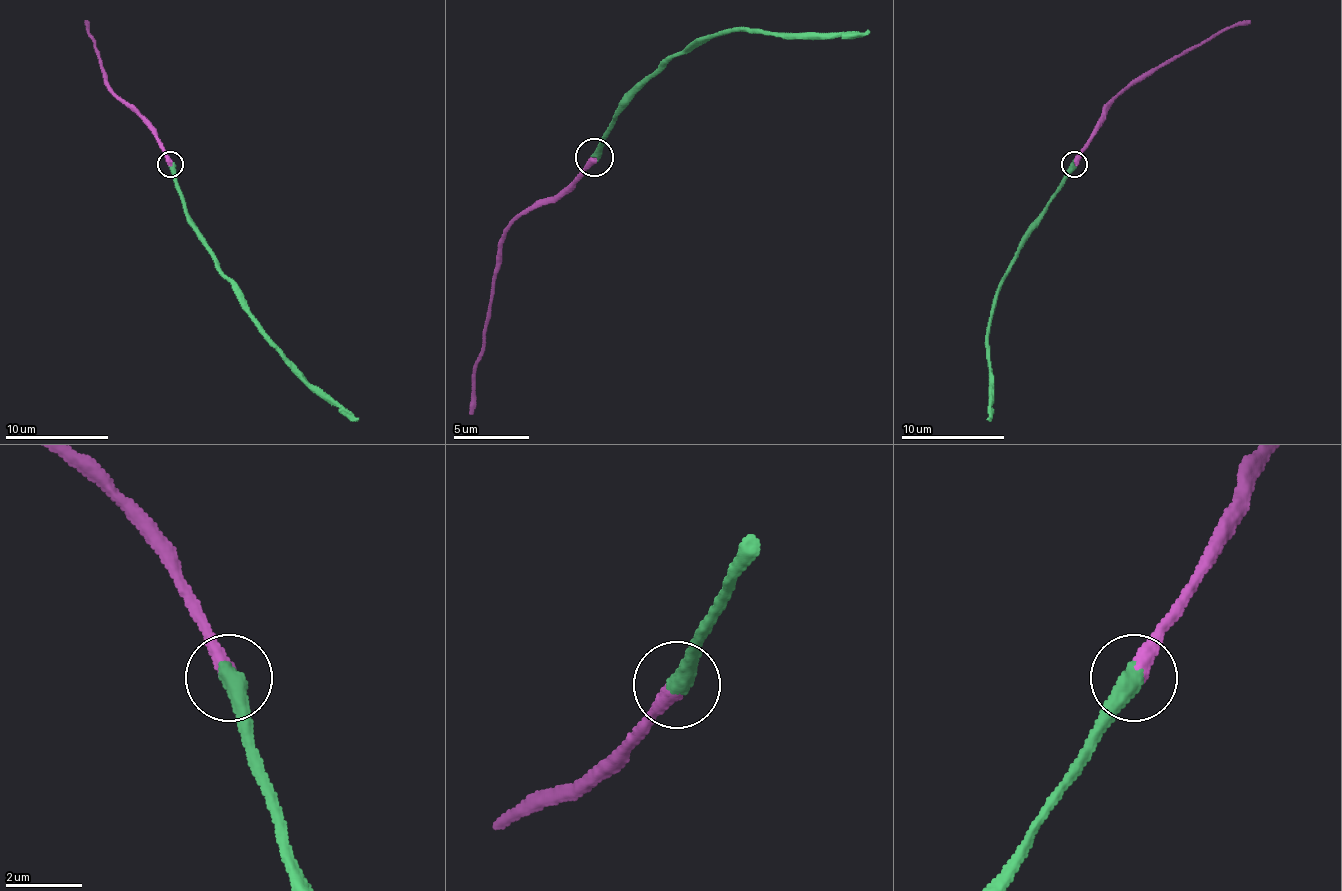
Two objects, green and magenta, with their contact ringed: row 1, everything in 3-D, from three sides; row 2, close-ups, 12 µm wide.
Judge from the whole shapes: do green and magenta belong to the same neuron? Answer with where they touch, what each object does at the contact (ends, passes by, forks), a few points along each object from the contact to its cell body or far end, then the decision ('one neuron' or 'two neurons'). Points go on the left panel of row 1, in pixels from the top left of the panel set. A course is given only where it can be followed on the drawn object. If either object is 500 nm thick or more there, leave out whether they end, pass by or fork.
place (170, 164); course green (171, 163), (186, 215), (212, 251), (243, 310), (310, 385), (359, 419); course magenta (171, 163), (152, 130), (109, 88), (96, 42), (88, 34), (85, 21); one neuron

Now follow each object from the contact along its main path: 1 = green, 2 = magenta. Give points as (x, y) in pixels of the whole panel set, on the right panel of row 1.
1: (1075, 163), (1018, 251), (992, 310), (987, 336), (990, 385), (987, 419)
2: (1075, 163), (1093, 130), (1127, 88), (1217, 34), (1250, 21)

